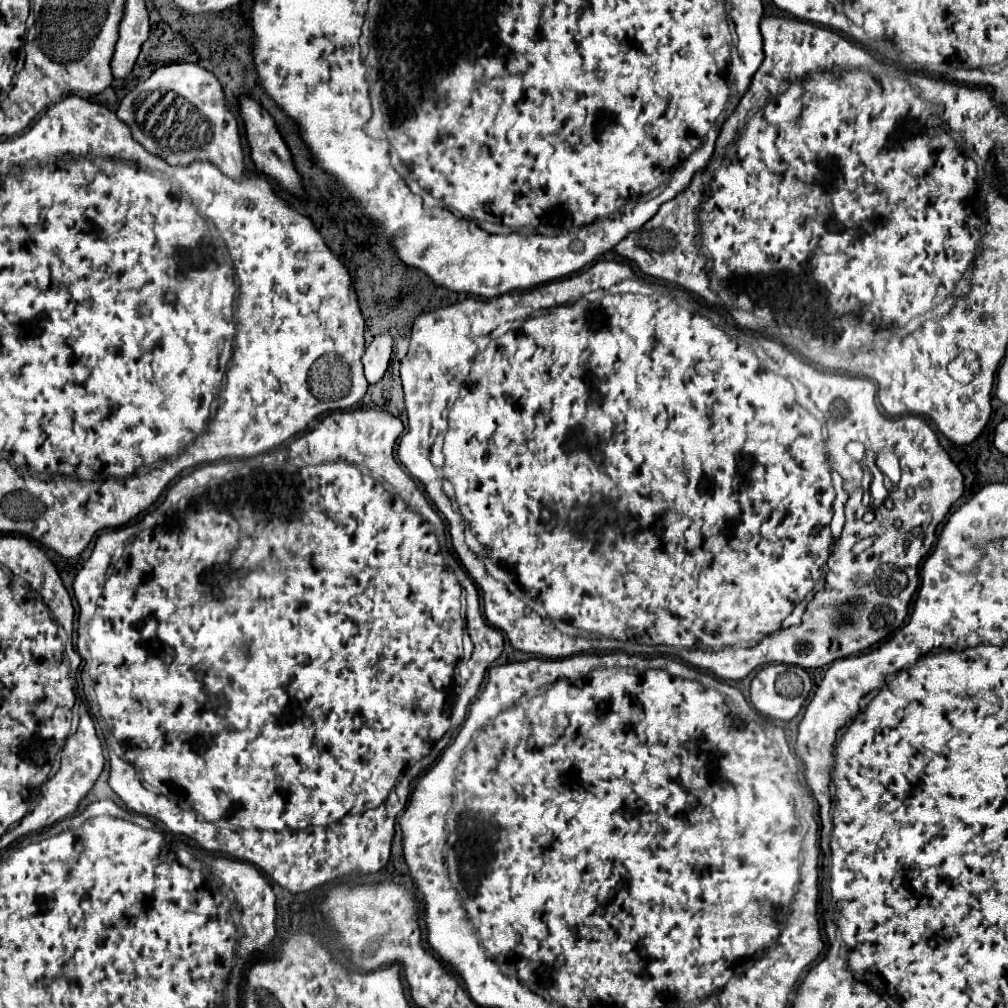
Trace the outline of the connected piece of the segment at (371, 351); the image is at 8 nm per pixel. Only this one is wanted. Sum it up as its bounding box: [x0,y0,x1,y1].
[362,333,392,383]

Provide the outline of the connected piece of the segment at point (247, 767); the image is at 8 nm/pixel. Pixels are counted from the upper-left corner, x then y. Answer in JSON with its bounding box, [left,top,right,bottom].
[74,408,504,893]

